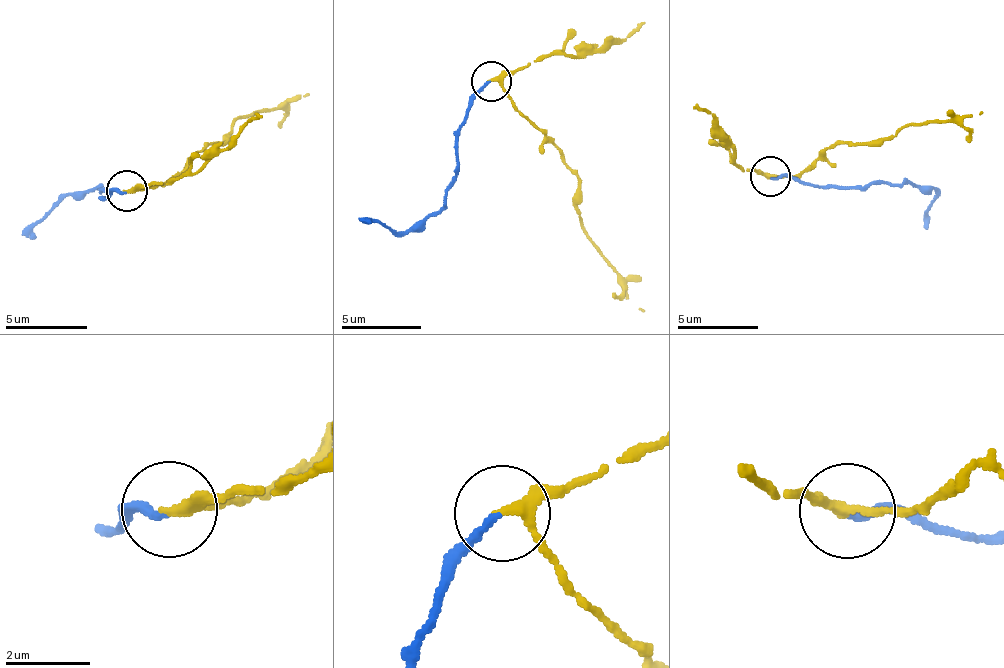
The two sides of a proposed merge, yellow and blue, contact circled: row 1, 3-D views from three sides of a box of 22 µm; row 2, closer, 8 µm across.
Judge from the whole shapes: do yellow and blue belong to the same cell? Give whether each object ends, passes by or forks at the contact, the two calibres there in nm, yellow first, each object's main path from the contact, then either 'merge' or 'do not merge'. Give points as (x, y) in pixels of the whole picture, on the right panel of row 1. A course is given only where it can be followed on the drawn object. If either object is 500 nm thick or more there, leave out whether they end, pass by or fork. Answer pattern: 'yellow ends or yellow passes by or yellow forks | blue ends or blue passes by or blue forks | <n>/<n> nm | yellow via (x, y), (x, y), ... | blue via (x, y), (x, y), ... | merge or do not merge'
yellow passes by | blue ends | 200/160 nm | yellow via (769, 177), (807, 173), (830, 147), (883, 145), (914, 126), (981, 115), (980, 111) | blue via (769, 177), (826, 187), (869, 188), (909, 182), (934, 188), (924, 225) | merge

